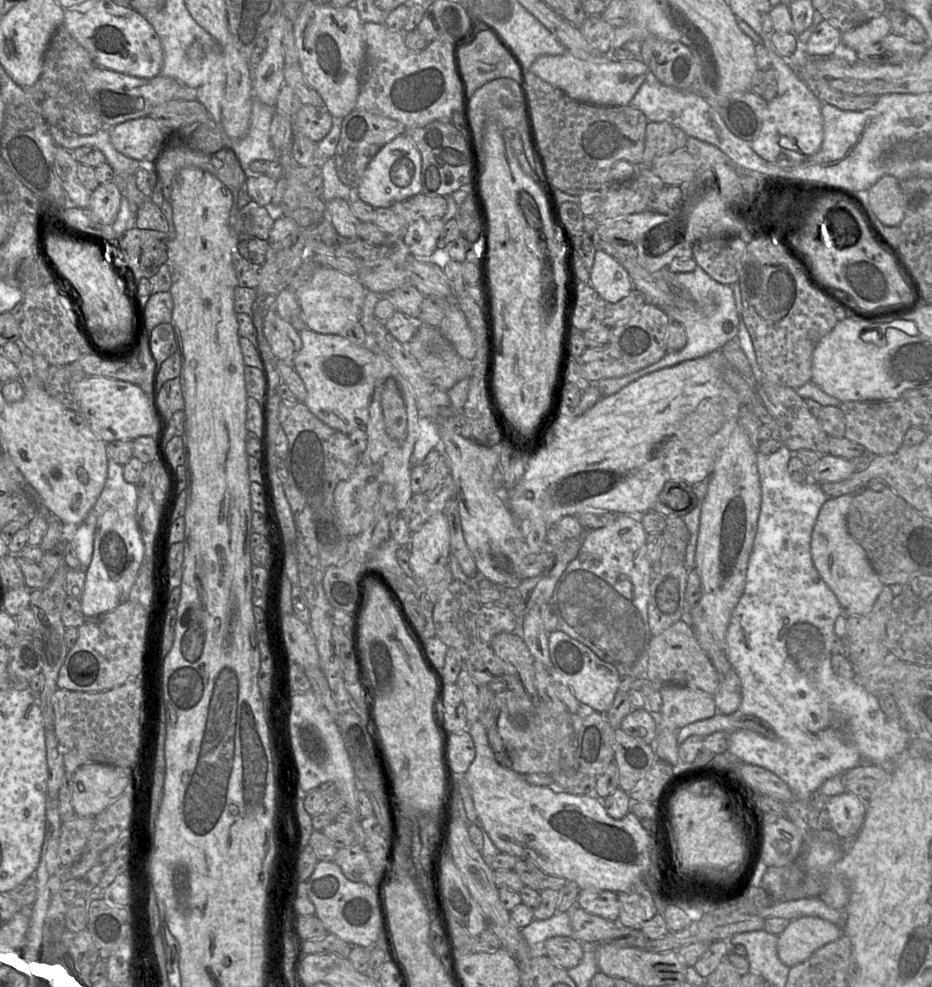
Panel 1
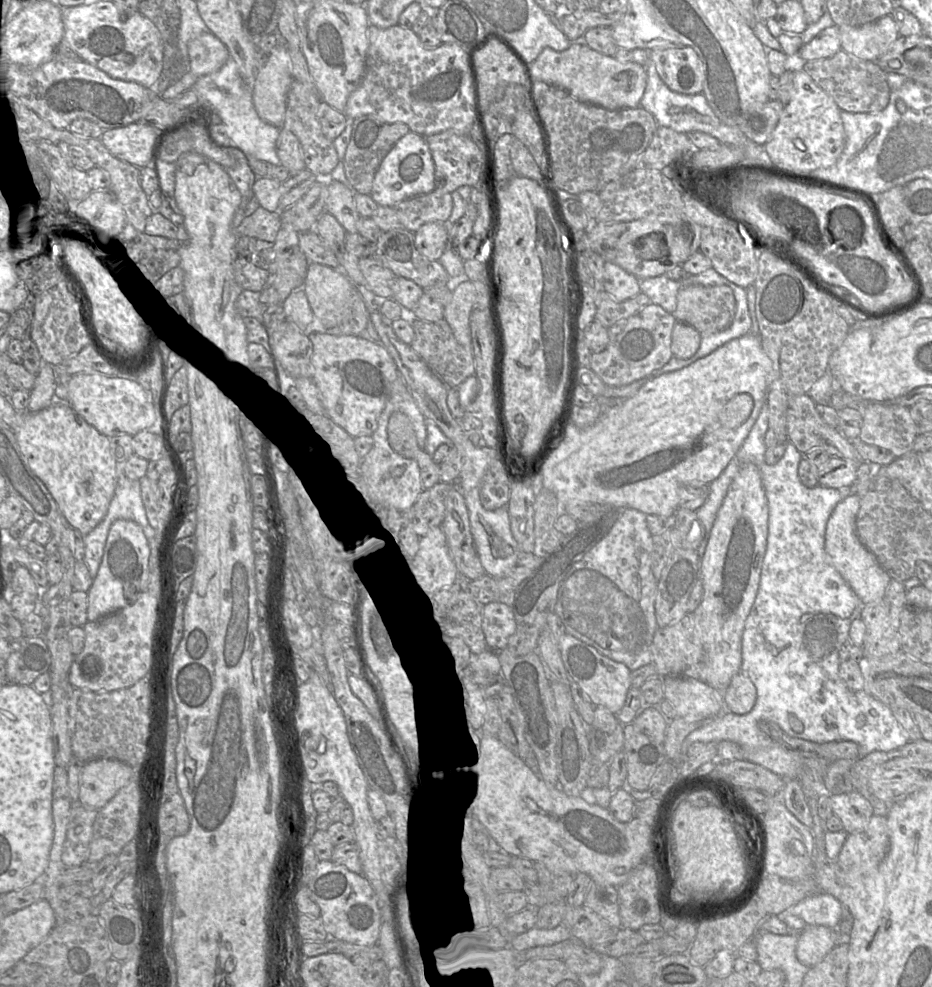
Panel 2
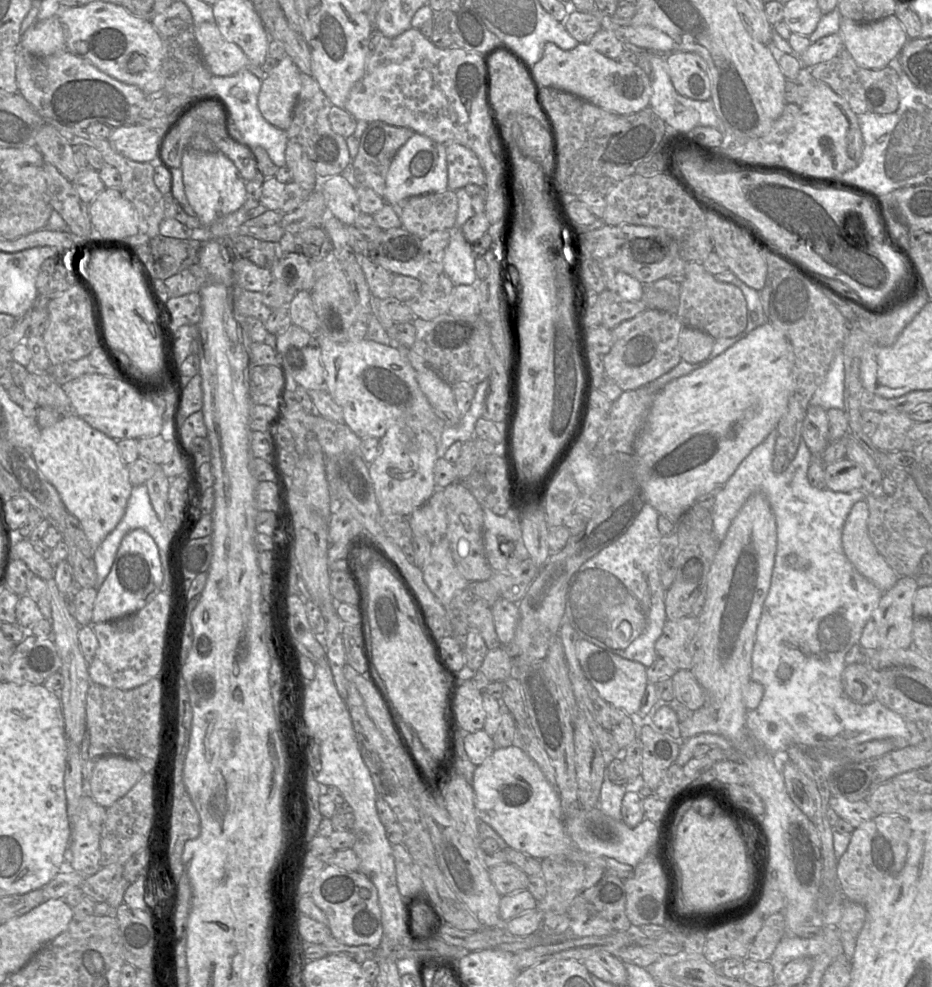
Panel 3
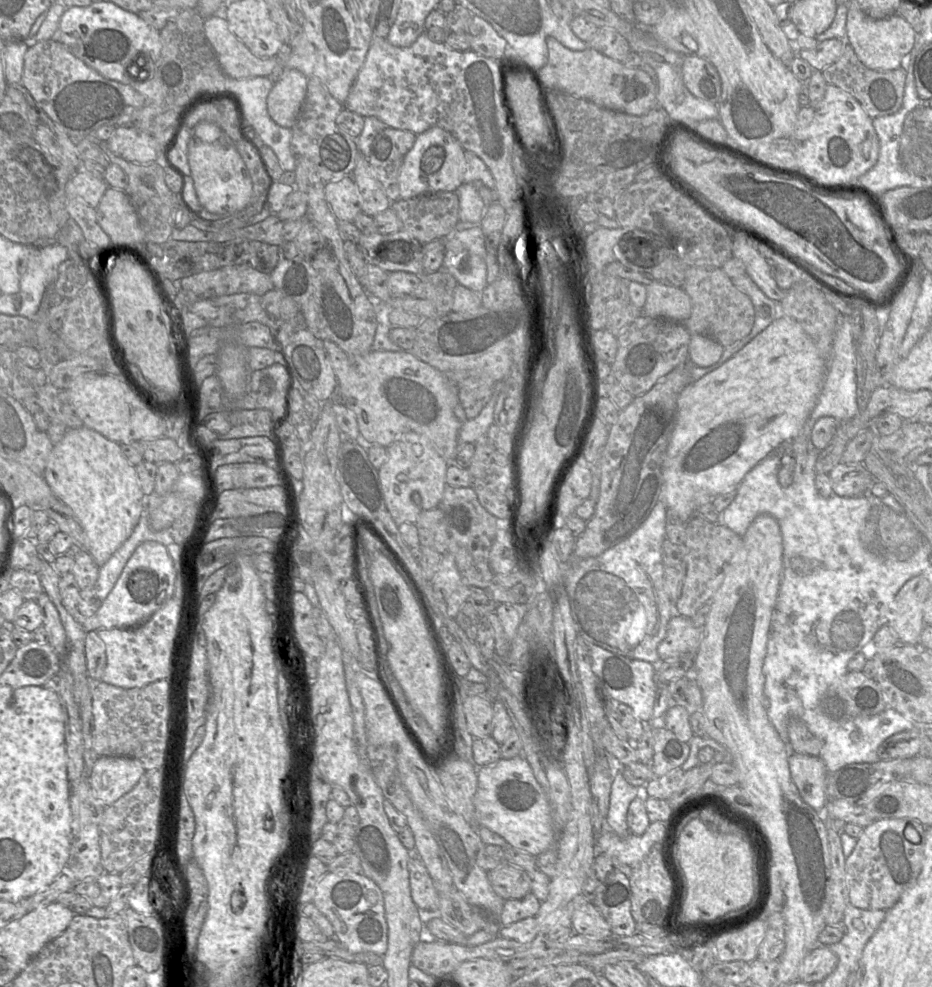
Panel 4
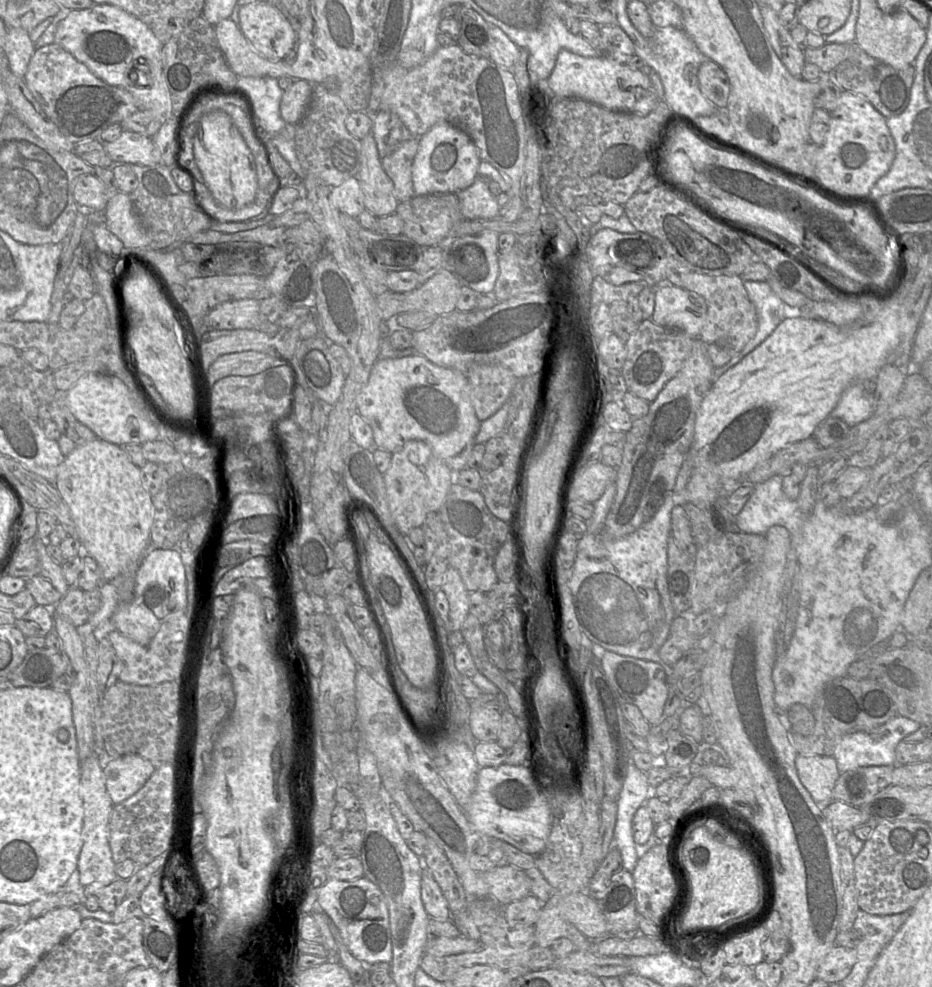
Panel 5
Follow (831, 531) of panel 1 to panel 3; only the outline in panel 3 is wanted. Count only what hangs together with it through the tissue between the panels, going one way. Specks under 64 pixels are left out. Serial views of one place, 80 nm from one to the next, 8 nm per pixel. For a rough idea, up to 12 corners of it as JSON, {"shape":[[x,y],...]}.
{"shape":[[865,500],[852,506],[842,546],[855,569],[885,593],[898,575],[868,533]]}

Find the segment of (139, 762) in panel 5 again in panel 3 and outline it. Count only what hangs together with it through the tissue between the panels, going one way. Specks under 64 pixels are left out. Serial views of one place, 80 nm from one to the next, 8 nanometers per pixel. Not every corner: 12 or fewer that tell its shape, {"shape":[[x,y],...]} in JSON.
{"shape":[[122,755],[95,760],[87,793],[104,808],[144,772]]}

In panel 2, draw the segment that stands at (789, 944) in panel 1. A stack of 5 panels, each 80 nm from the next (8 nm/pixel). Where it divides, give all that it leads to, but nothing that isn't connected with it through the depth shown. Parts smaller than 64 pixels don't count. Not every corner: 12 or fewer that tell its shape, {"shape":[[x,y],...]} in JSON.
{"shape":[[826,926],[798,933],[796,957],[811,968],[837,946]]}

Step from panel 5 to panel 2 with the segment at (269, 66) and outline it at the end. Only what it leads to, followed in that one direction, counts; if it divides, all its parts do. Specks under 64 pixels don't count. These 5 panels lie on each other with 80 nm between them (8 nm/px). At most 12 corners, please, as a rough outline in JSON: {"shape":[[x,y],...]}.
{"shape":[[211,32],[188,46],[189,71],[211,74],[229,59]]}

